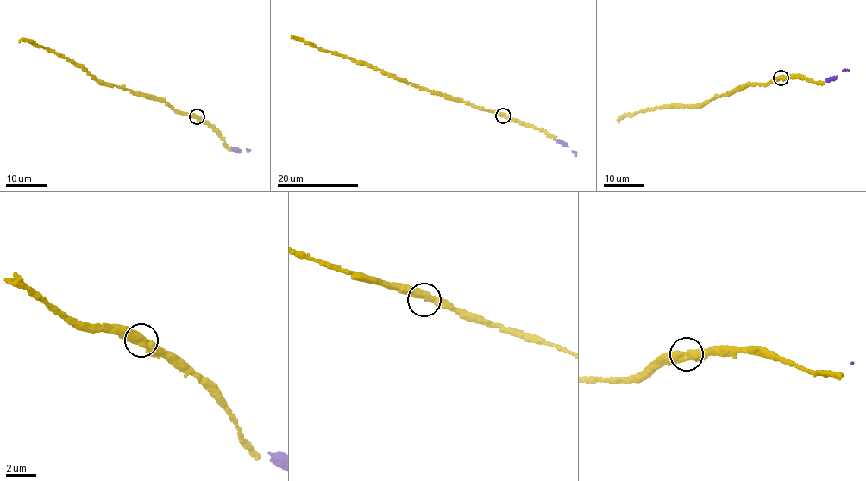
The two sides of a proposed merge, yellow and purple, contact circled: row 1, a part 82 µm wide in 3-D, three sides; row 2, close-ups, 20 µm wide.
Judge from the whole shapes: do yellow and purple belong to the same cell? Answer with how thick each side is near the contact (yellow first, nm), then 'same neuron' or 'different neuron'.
460 nm thick on the yellow side, 70 nm on the other; same neuron

